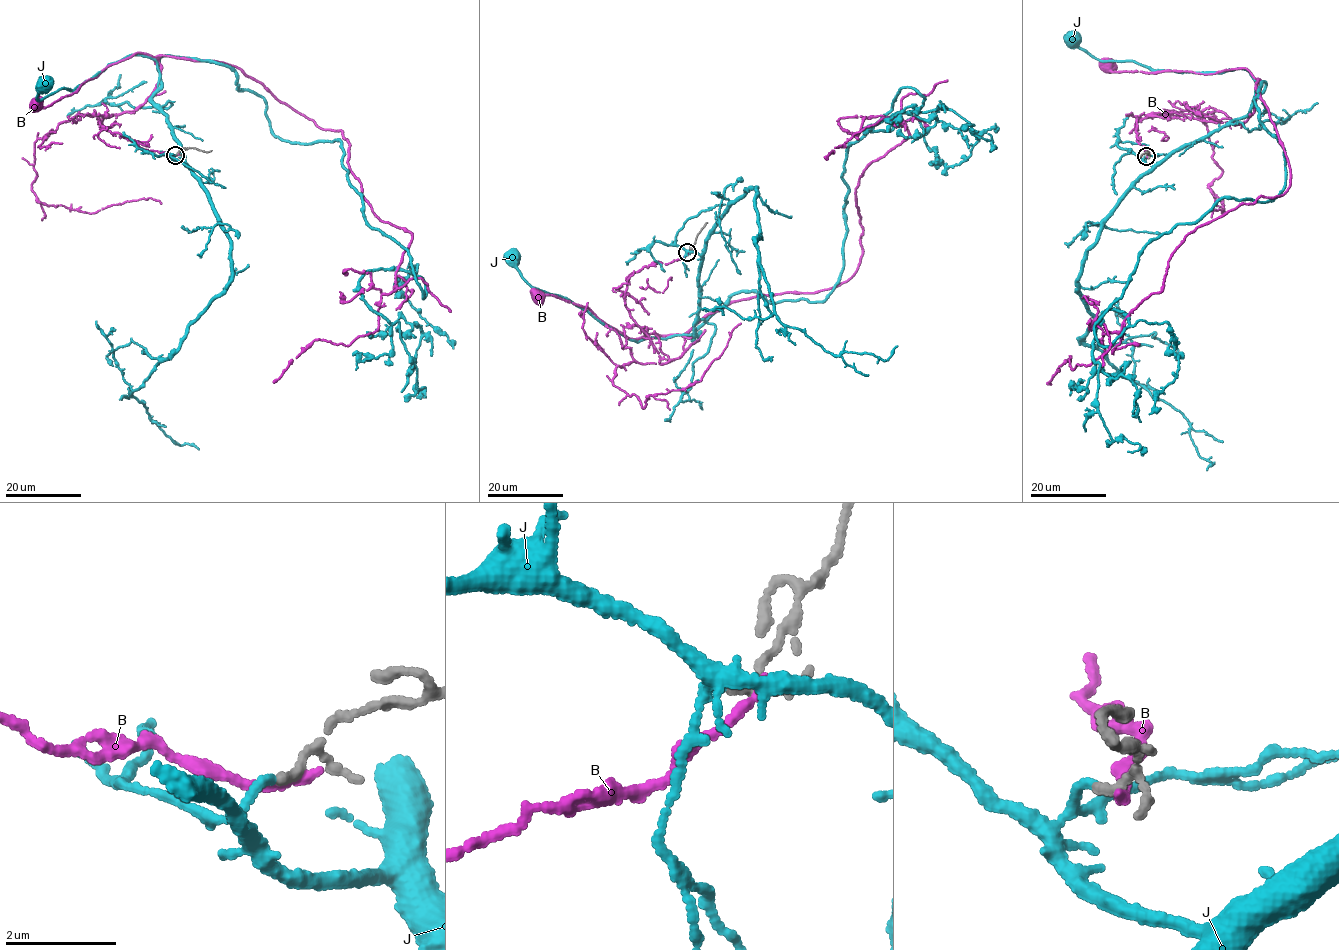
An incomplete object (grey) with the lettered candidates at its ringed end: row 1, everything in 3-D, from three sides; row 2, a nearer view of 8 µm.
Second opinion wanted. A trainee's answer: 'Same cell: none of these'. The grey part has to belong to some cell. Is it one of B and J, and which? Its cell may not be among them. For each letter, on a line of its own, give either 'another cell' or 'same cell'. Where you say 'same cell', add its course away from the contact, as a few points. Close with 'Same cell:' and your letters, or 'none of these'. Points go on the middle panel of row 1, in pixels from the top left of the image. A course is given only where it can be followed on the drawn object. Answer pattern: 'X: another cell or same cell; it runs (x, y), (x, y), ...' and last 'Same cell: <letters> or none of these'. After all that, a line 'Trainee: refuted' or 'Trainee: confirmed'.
B: another cell
J: same cell; it runs (687, 252), (697, 253), (702, 261), (694, 326), (698, 335), (636, 342), (565, 298), (533, 288), (513, 257)
Same cell: J
Trainee: refuted

